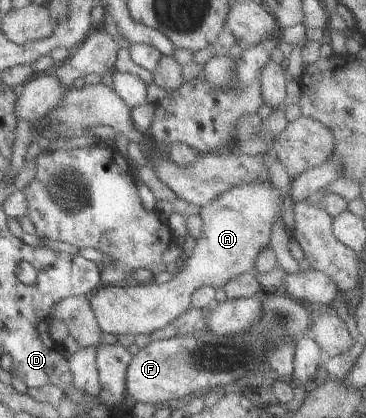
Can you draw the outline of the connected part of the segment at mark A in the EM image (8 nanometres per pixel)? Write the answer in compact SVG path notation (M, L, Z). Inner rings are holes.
M269 181L242 183L200 206L198 216L202 221L201 233L189 257L183 257L183 269L175 273L170 281L151 281L124 287L99 285L91 293L88 302L99 329L115 336L122 333L150 334L191 307L189 299L196 289L201 286L222 287L231 278L253 271L257 254L267 246L269 227L279 218L279 194Z

